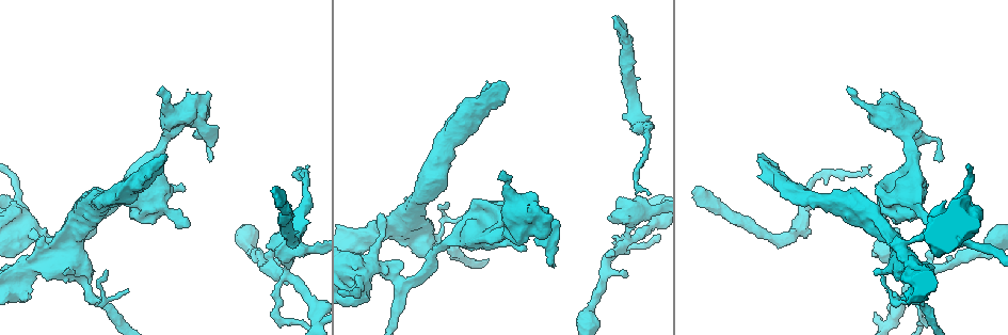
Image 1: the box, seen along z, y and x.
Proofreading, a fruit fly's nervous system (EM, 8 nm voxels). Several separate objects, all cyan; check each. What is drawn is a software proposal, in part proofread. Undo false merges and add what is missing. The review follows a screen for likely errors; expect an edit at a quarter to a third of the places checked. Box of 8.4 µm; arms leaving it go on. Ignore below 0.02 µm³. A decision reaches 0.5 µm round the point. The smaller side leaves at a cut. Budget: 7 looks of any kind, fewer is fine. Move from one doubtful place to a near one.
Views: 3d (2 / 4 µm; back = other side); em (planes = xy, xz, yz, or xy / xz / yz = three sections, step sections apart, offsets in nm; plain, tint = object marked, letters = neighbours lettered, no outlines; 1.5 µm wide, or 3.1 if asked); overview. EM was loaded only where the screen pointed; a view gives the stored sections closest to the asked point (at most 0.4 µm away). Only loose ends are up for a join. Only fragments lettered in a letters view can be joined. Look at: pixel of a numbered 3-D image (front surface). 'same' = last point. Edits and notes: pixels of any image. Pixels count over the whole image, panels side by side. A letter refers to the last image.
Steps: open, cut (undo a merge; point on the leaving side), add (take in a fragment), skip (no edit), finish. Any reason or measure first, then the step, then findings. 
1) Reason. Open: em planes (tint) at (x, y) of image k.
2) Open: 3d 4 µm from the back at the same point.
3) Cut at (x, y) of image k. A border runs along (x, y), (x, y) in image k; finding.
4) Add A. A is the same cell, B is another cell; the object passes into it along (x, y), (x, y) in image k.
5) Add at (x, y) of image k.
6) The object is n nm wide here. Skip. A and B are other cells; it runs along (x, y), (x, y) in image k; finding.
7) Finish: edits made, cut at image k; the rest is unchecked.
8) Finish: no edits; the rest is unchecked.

Three arms meet. Open: em planes (plain) at (397, 281) of image 1.

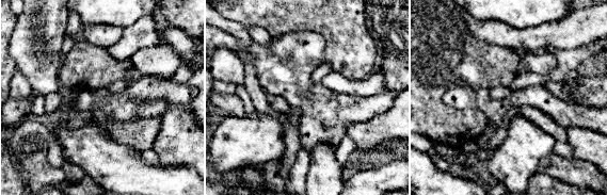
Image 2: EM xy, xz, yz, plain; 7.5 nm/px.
Open: em planes (tint) at the same point.

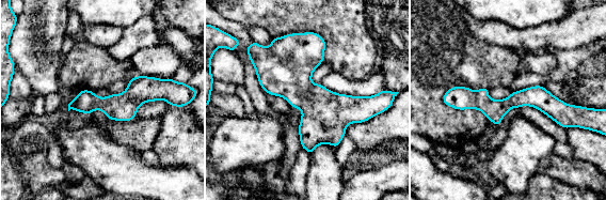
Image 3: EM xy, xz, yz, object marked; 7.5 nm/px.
See the neighbours. Open: em planes (letters) at the same point.

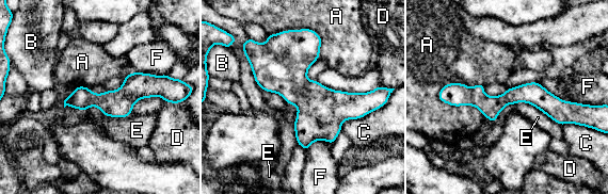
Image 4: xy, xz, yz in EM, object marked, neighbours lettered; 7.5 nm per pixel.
The object is 160 nm wide here. Skip. A, B, C, D, E and F are other cells; one neuron here.

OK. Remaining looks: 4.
Open: em yz step 4 (tint) at (285, 271) of image 1.

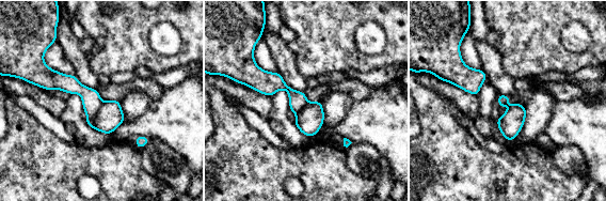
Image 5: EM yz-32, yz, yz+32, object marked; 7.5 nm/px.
Open: em planes (letters) at the same point.

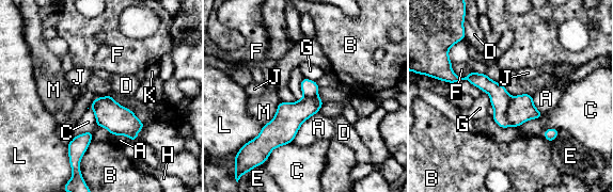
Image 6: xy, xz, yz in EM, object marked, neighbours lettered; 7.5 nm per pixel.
The longest contact is with A, 340 nm. Cut at (500, 98) of image 6. A, B, C, D, E, F, G, H, J, K, L and M are other cells; two neurons meet here.

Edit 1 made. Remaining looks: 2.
An open end. Open: em planes (letters) at (274, 190) of image 1.

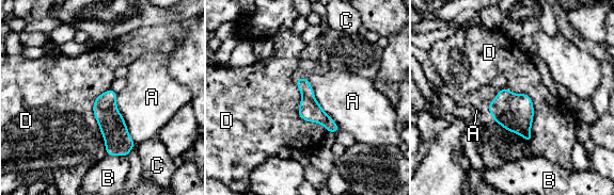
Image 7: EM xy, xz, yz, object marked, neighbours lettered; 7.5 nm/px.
The object is 170 nm wide here. Skip. A, B, C and D are other cells; a border runs along (505, 87), (532, 101), (530, 142) in image 7; no lettered fragment goes on from it.

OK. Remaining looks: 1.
Finish: edits made, cut at image 6; the rest is unchecked.

